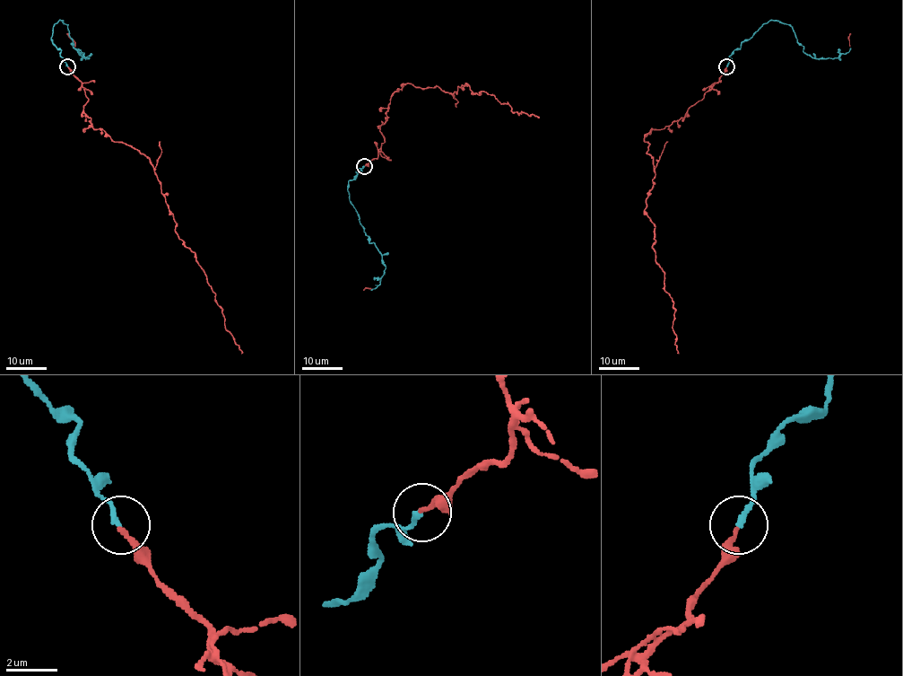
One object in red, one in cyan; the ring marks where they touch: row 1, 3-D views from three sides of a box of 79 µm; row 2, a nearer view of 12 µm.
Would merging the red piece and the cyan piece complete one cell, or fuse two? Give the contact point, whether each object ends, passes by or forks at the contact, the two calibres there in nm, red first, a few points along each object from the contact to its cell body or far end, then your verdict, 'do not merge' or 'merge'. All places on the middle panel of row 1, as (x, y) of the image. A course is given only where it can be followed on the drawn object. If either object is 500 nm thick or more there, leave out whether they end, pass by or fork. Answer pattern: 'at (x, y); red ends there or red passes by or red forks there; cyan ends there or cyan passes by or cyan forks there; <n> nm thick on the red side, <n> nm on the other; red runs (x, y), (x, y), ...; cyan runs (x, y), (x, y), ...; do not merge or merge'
at (364, 166); red ends there; cyan ends there; 200 nm thick on the red side, 200 nm on the other; red runs (364, 166), (385, 142), (390, 96), (406, 83), (452, 94), (465, 83), (539, 118); cyan runs (364, 166), (356, 170), (356, 177), (348, 181), (347, 188), (360, 223), (386, 267), (378, 285), (371, 290); merge

